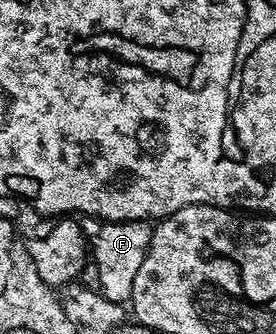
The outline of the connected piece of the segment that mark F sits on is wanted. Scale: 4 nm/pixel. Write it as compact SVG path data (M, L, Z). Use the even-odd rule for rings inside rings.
M83 216L81 223L83 233L87 235L90 259L95 262L101 276L98 291L109 298L109 302L123 304L130 301L137 270L141 270L141 262L145 262L149 250L152 225L146 220L100 220L94 216Z

